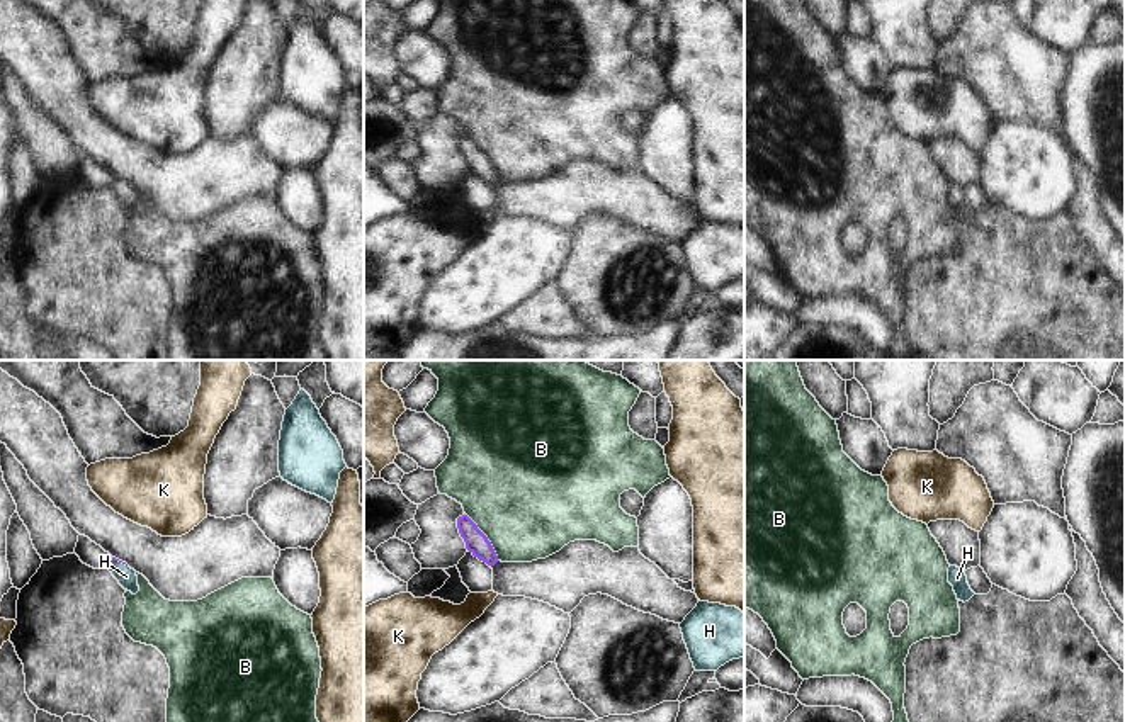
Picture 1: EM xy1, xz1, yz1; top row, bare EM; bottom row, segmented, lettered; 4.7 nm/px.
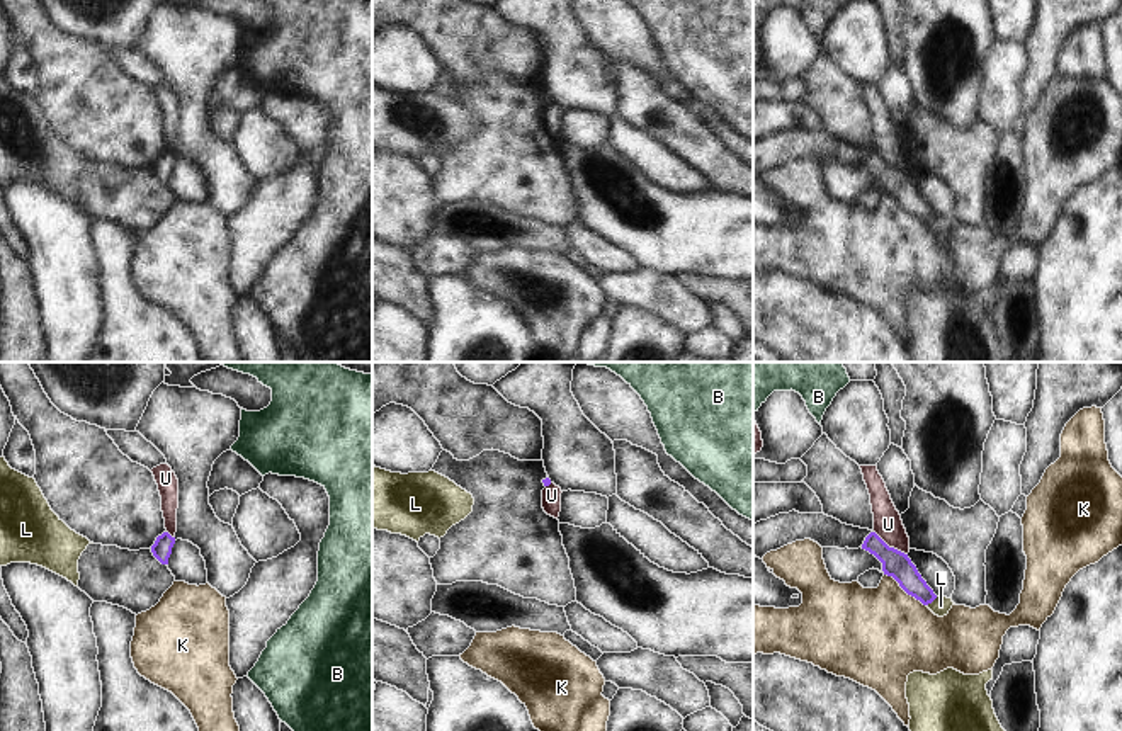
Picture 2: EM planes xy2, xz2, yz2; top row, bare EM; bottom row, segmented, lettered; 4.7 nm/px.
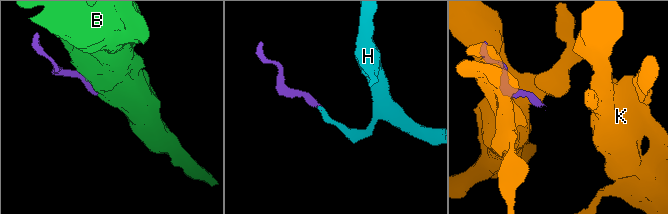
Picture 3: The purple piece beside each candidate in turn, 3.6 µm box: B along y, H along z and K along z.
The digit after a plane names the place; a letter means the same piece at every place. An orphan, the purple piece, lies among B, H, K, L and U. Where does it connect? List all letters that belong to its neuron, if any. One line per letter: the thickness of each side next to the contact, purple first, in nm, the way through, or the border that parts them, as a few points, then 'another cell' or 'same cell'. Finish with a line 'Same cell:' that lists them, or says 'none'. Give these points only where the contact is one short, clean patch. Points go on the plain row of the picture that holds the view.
B: 110 nm thick on the purple side, 500 nm on the other; another cell
H: 20 nm thick on the purple side, 90 nm on the other; runs through xy1 (113, 177), (119, 180), (119, 189), (126, 196); same cell
K: 130 nm thick on the purple side, 460 nm on the other; another cell
L: 130 nm thick on the purple side, 90 nm on the other; border along yz2 (937, 216), (927, 225); another cell
U: 130 nm thick on the purple side, 140 nm on the other; border along yz2 (874, 150), (889, 165), (906, 174); another cell
Same cell: H

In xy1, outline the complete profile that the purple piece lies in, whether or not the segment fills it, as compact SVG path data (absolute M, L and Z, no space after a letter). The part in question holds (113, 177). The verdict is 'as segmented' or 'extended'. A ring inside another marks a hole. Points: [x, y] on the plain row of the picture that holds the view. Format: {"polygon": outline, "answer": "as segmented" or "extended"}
{"polygon": "M112 177L109 182L109 190L119 200L119 204L136 214L139 211L136 190L131 189L126 182Z", "answer": "extended"}

